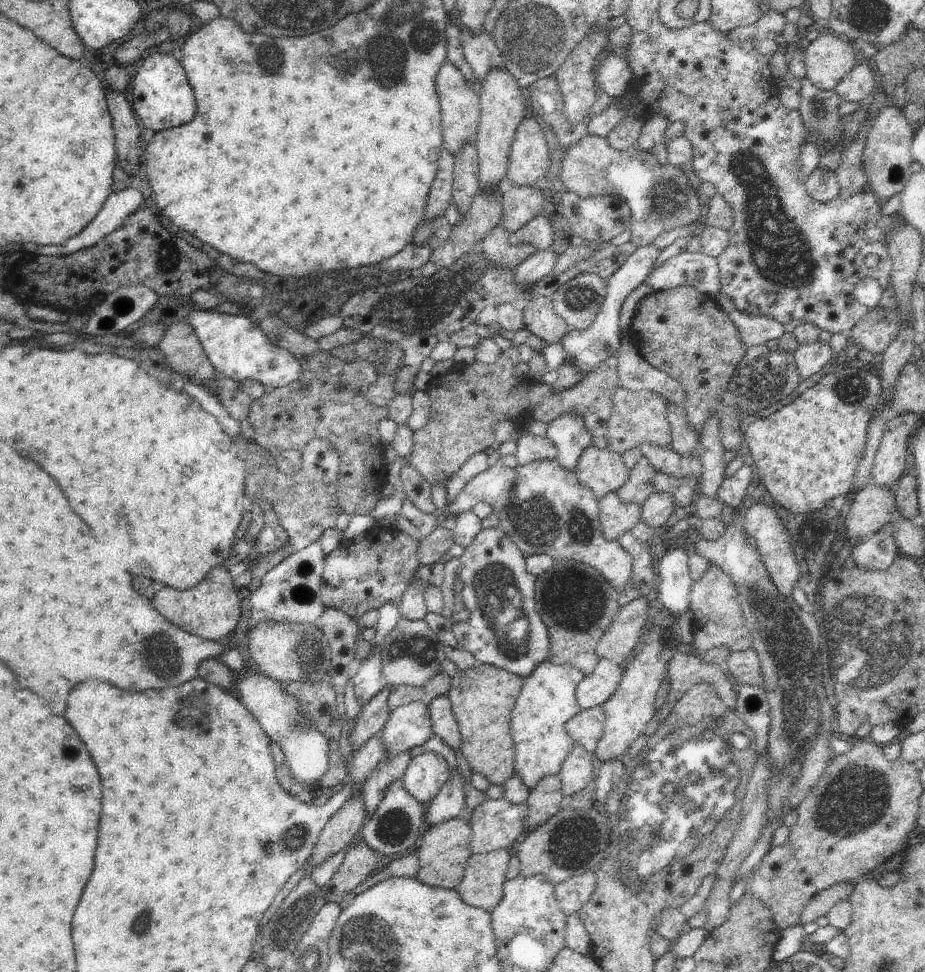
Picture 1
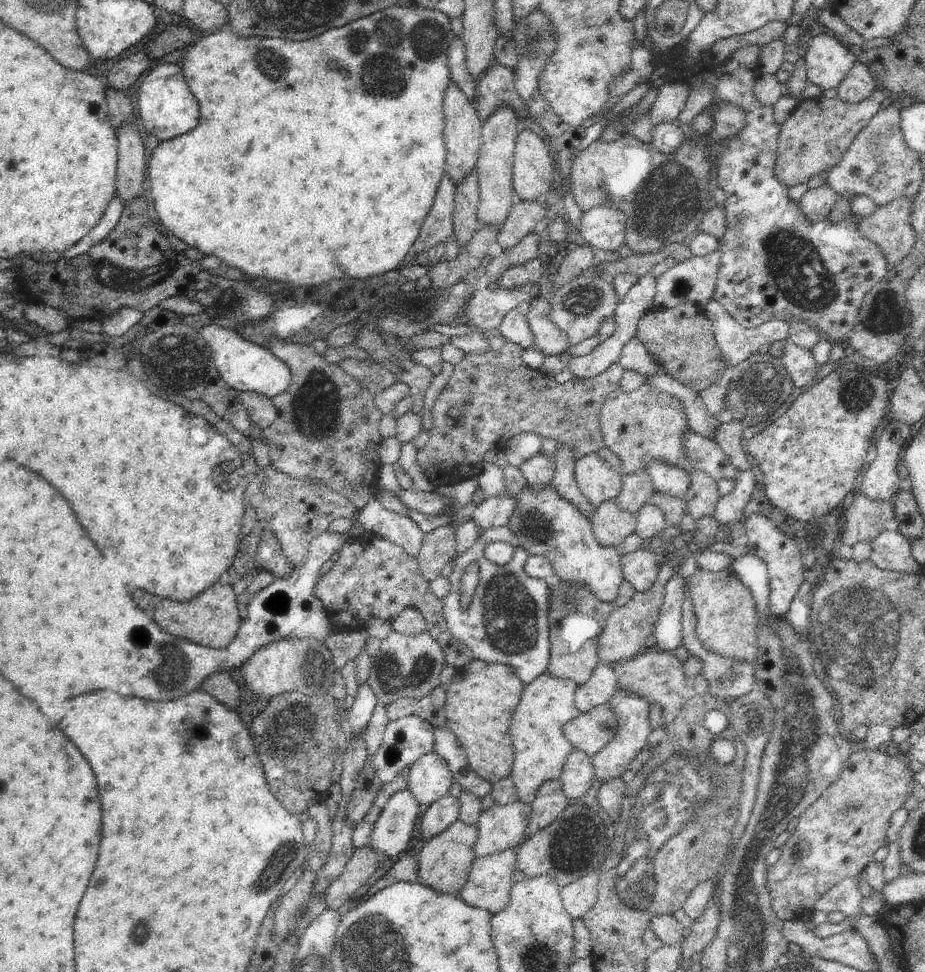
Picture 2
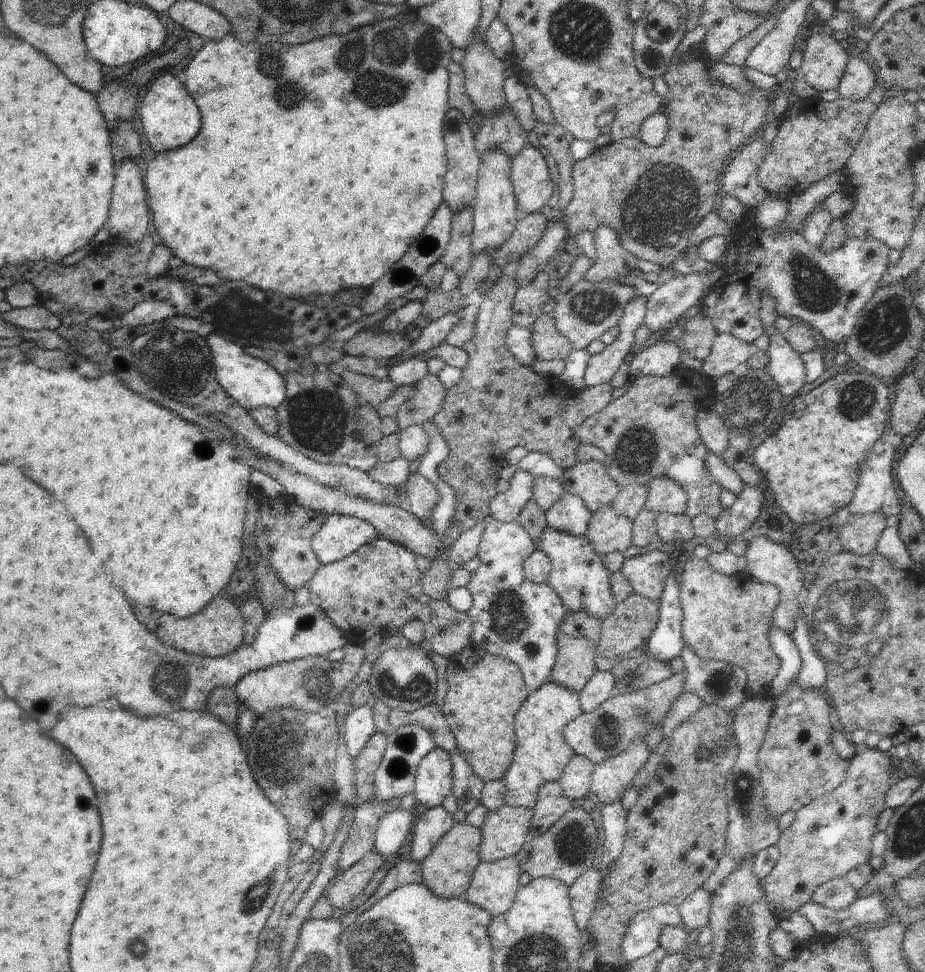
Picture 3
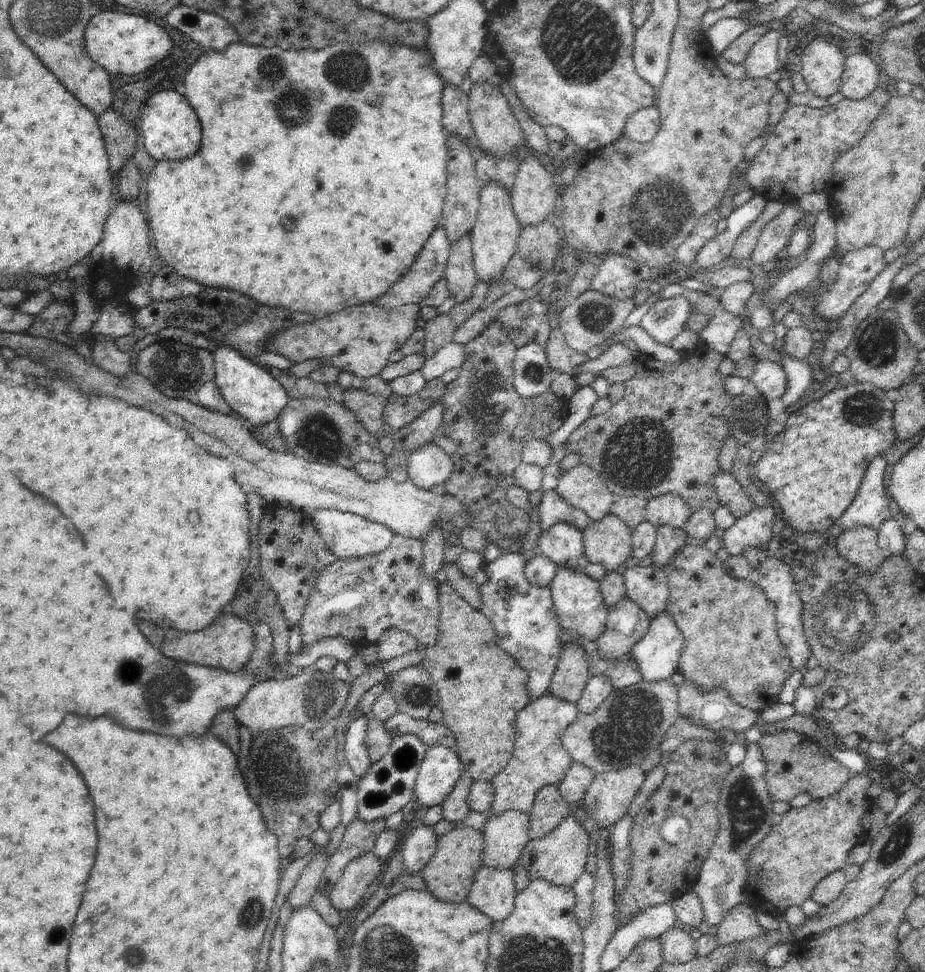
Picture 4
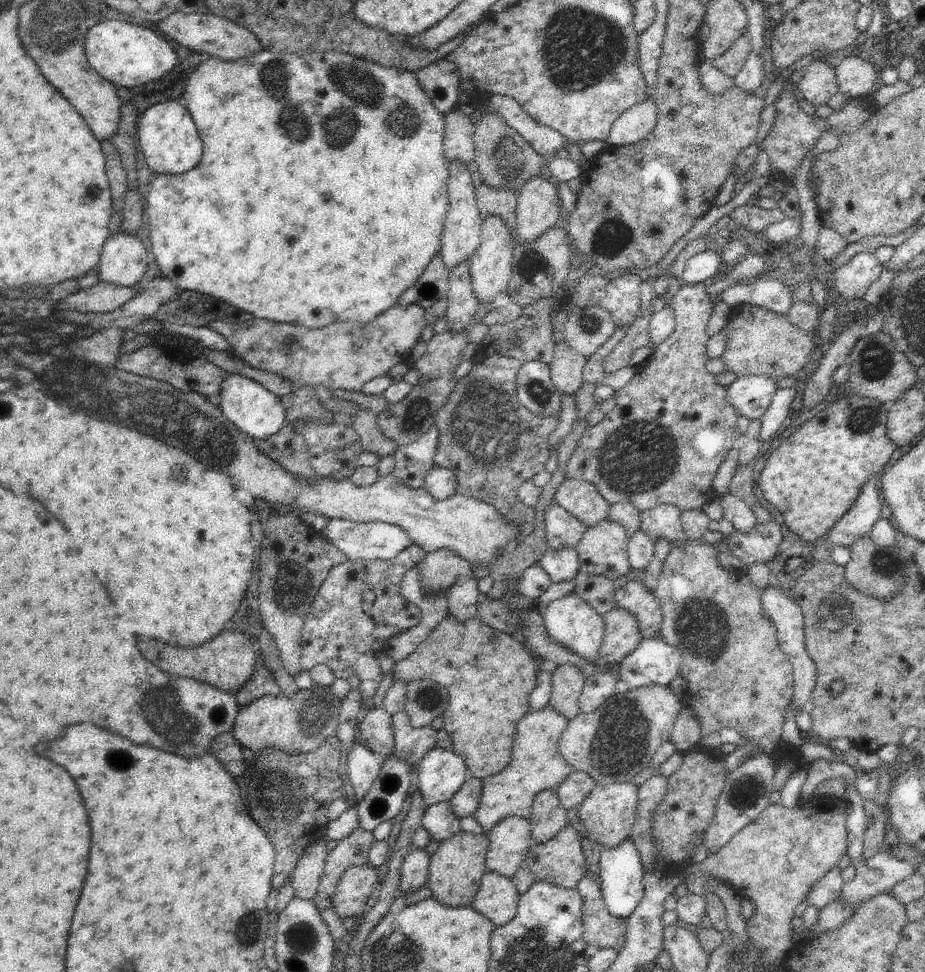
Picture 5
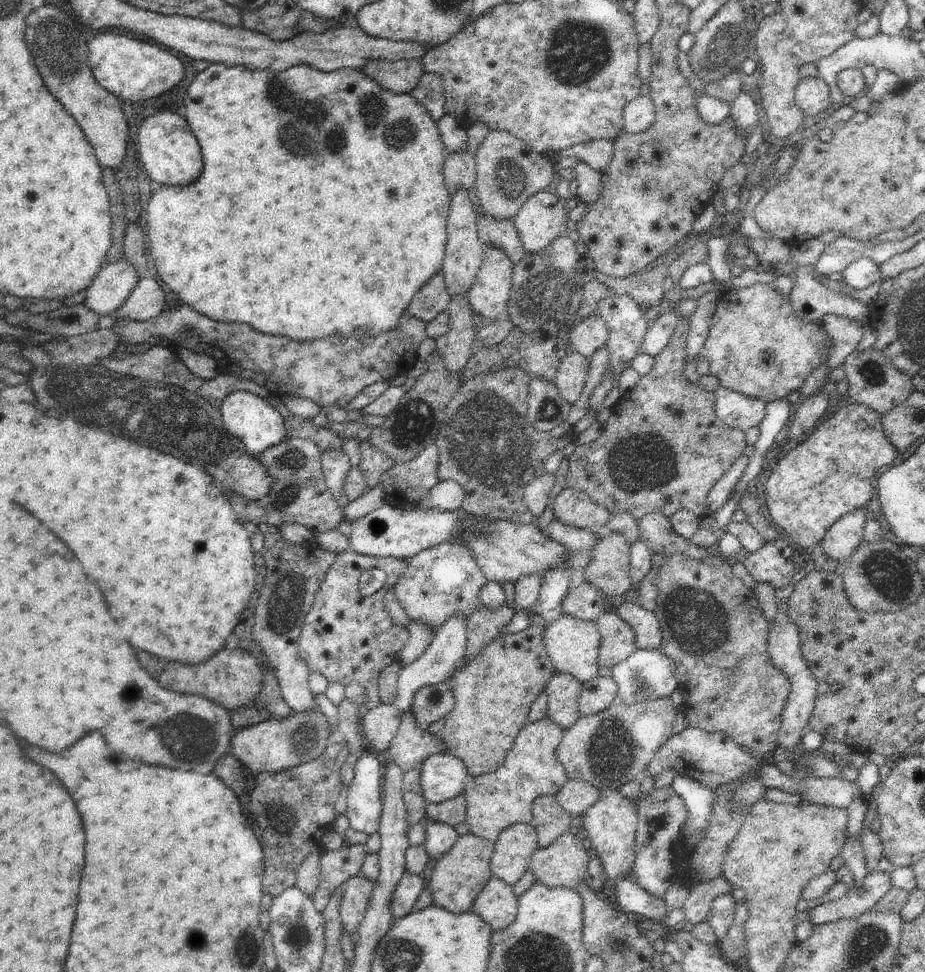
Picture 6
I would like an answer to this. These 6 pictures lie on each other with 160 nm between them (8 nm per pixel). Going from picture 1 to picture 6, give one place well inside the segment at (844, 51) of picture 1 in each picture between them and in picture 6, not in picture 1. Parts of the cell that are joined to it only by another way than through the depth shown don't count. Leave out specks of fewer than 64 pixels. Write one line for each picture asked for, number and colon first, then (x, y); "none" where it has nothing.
2: (827, 61)
3: (824, 63)
4: (822, 63)
5: (819, 84)
6: (812, 95)

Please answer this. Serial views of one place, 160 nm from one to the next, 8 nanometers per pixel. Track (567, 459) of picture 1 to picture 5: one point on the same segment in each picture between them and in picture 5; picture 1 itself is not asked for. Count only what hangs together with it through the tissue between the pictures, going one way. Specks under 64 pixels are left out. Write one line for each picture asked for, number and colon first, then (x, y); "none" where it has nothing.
2: (563, 481)
3: (569, 514)
4: (563, 544)
5: (562, 566)

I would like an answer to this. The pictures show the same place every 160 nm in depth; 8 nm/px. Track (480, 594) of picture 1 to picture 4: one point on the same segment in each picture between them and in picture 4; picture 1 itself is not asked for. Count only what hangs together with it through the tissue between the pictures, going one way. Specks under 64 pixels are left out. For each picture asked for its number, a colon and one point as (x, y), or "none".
2: (506, 621)
3: (512, 617)
4: (523, 615)

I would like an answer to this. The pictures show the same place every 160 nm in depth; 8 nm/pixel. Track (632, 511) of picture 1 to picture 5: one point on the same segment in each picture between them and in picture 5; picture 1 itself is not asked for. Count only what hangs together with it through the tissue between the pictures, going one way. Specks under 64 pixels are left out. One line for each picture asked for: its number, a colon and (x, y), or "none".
2: (611, 526)
3: (607, 532)
4: (608, 542)
5: (602, 552)

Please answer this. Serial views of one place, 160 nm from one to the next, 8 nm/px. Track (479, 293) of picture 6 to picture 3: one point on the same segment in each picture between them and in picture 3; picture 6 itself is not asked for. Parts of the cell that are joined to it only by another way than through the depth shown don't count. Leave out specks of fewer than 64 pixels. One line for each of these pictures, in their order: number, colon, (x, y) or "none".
3: (495, 216)
4: (494, 238)
5: (491, 267)

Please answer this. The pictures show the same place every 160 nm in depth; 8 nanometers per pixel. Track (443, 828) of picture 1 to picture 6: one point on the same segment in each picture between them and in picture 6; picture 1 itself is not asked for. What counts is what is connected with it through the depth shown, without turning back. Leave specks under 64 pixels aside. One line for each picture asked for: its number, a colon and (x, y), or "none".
2: (445, 861)
3: (447, 871)
4: (450, 873)
5: (455, 871)
6: (458, 878)

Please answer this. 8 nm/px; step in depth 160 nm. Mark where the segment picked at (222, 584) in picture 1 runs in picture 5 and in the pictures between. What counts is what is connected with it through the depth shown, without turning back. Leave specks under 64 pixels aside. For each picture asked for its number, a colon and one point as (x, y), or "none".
2: (212, 619)
3: (218, 630)
4: (228, 643)
5: (227, 662)

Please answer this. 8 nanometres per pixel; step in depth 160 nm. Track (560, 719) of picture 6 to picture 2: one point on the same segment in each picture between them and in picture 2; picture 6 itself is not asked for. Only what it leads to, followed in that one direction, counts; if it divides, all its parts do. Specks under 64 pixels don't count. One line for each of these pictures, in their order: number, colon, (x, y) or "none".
2: (577, 618)
3: (578, 637)
4: (571, 675)
5: (568, 680)

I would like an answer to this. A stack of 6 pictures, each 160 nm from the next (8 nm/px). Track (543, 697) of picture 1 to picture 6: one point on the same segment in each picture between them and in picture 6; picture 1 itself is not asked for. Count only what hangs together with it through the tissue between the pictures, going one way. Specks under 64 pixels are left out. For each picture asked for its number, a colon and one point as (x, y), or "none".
2: (541, 749)
3: (541, 756)
4: (538, 759)
5: (535, 765)
6: (495, 801)

